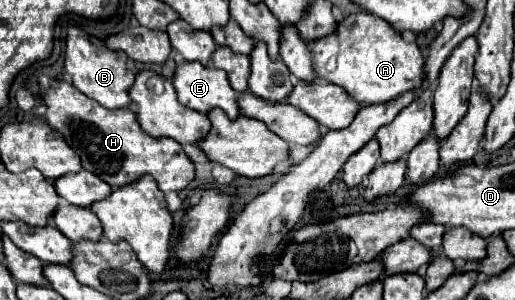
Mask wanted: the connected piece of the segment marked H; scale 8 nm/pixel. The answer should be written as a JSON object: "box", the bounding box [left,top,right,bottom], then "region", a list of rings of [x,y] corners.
{"box":[44,81,194,193],"region":[[[60,81],[58,89],[44,91],[44,103],[48,107],[46,121],[72,145],[72,149],[80,155],[82,167],[88,169],[90,173],[98,175],[102,181],[106,181],[112,187],[124,187],[134,181],[138,181],[144,175],[152,175],[158,181],[158,187],[164,193],[170,191],[182,191],[194,181],[194,163],[188,159],[184,153],[182,145],[176,143],[174,139],[154,139],[146,131],[140,131],[140,123],[136,123],[136,115],[130,109],[106,109],[94,99],[88,99],[84,93],[76,91],[74,85]]]}

